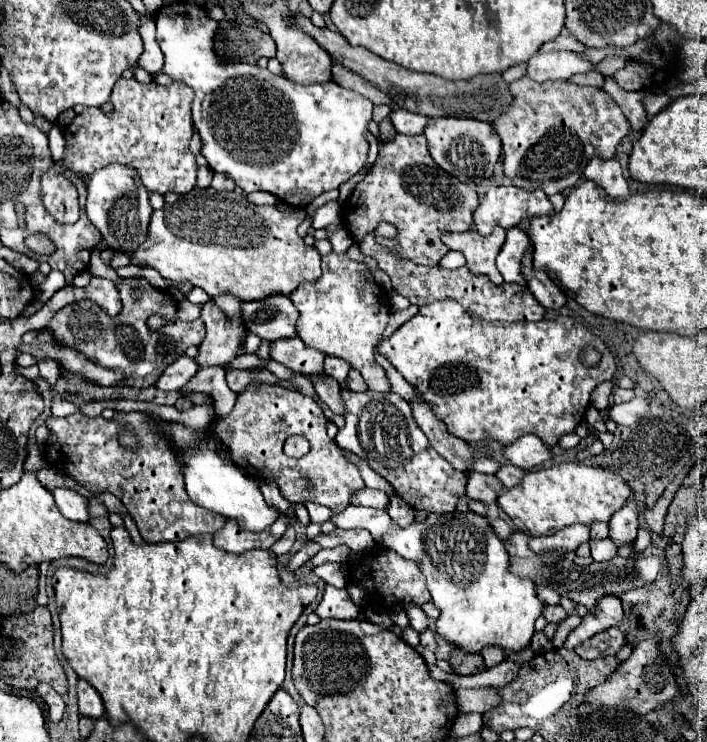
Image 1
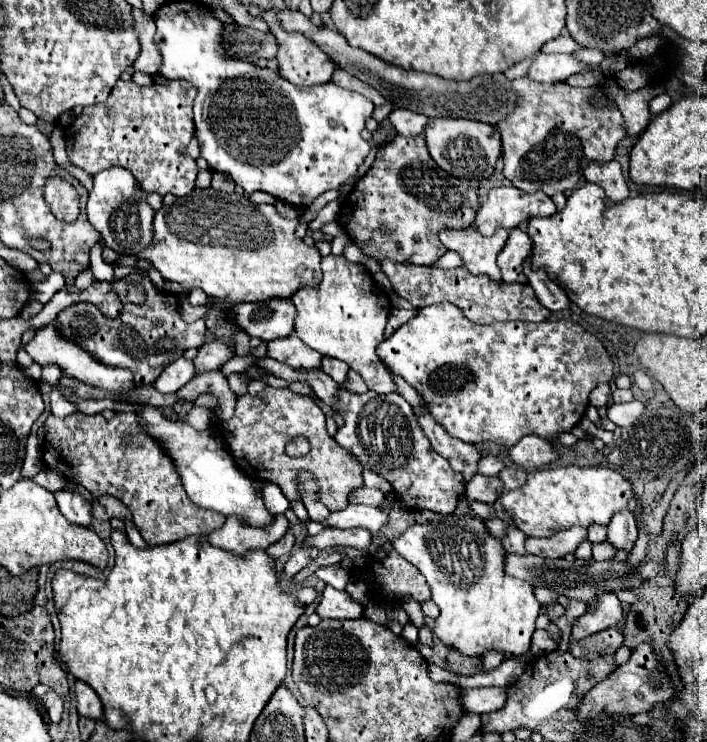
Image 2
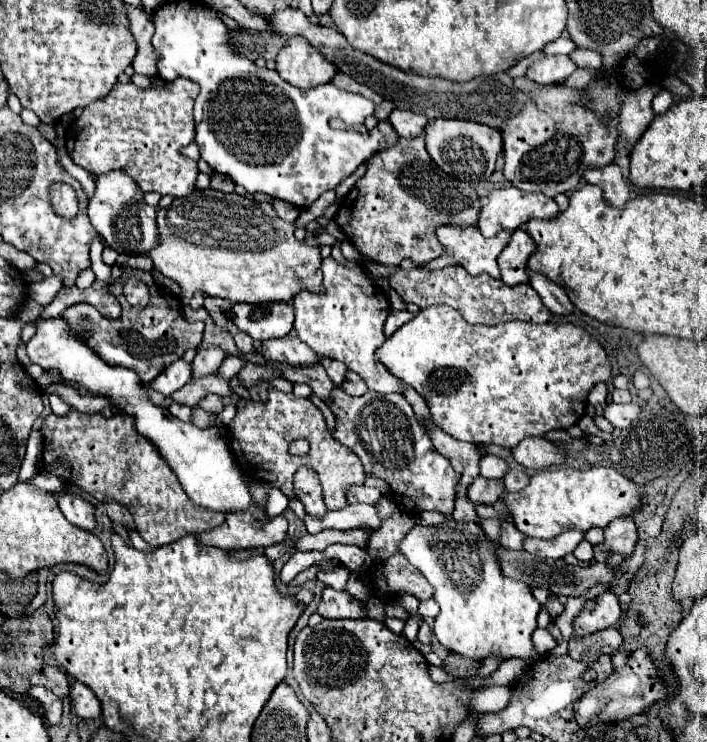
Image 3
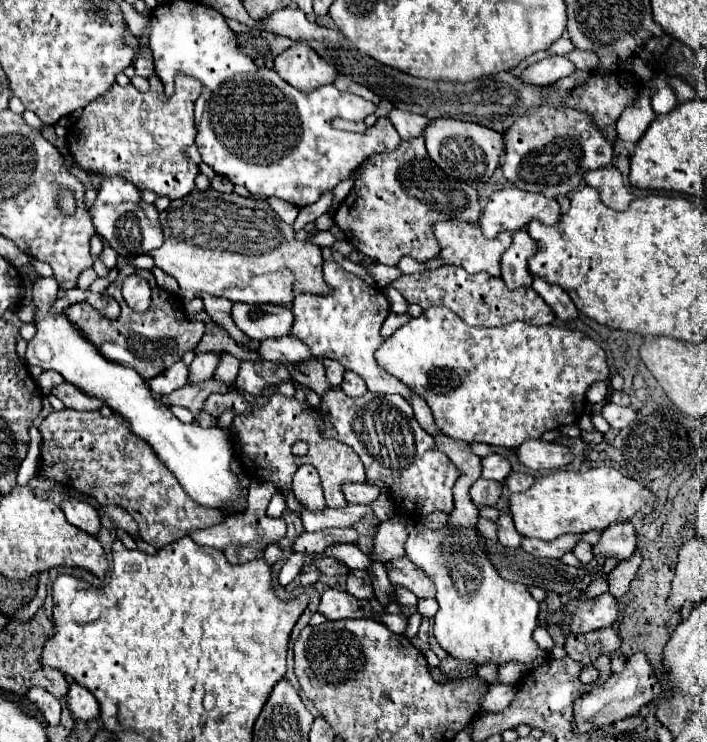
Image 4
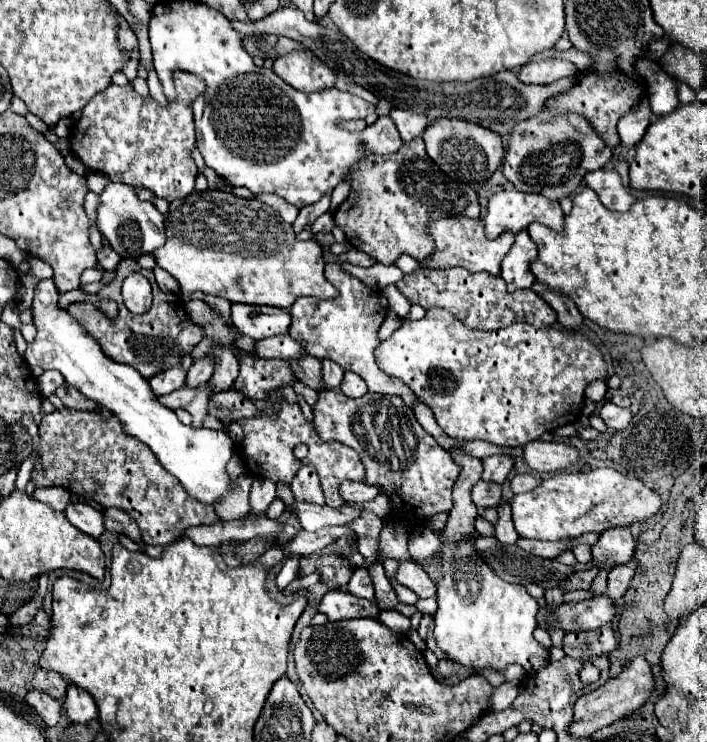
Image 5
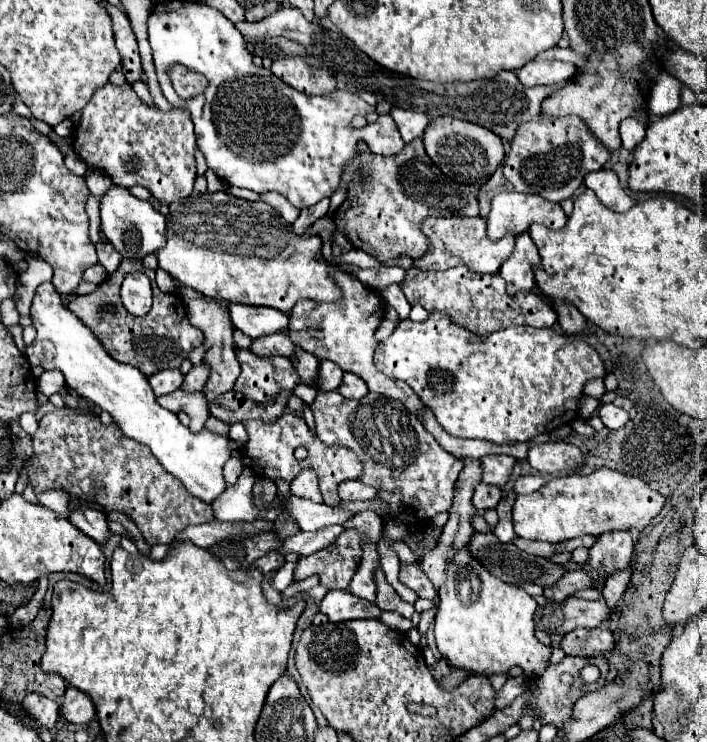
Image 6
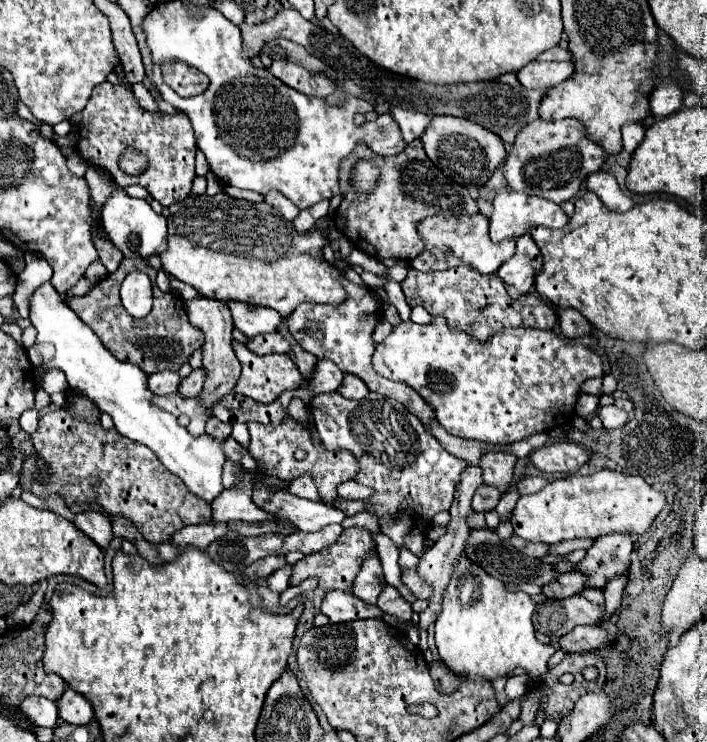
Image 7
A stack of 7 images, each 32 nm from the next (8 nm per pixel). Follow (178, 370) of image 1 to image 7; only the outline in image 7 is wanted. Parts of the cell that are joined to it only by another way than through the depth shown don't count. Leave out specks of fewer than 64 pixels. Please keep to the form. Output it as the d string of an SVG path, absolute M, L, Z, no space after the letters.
M164 370L164 372L156 372L148 378L148 386L154 394L172 394L178 390L182 382L182 376L178 372L172 372L172 370Z

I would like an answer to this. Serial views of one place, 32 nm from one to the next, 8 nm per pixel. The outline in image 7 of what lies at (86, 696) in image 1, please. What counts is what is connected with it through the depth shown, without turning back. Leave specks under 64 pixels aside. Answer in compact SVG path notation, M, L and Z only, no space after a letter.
M66 688L62 698L58 700L58 714L64 722L76 724L76 726L88 724L94 718L94 710L88 698L72 688Z

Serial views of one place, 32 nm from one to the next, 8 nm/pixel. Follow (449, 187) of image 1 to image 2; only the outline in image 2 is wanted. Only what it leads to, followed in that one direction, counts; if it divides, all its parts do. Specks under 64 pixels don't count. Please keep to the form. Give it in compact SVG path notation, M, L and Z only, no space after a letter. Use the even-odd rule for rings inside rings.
M424 134L420 136L396 136L384 144L370 170L356 182L354 190L340 206L340 224L360 246L372 240L372 248L378 254L396 262L412 262L432 266L444 252L440 242L440 230L466 230L474 224L478 208L478 196L472 188L460 180L448 176L428 154ZM388 226L392 234L382 234L380 228Z

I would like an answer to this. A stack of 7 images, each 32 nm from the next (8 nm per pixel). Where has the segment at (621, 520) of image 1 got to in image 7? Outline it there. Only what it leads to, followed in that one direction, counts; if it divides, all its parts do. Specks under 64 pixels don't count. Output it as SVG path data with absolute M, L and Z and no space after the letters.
M606 534L600 536L592 548L588 548L586 558L576 564L576 570L588 576L588 588L604 588L606 582L618 574L624 574L630 568L632 554L630 534Z

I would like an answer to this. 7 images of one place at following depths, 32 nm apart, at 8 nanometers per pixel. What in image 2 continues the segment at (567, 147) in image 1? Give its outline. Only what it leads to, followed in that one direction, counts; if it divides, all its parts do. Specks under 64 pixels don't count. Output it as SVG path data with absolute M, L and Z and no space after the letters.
M528 76L512 82L518 94L516 108L496 124L502 136L504 176L524 192L542 188L546 196L574 190L586 164L614 158L616 144L626 136L618 106L600 88L576 88L568 82L540 84Z

